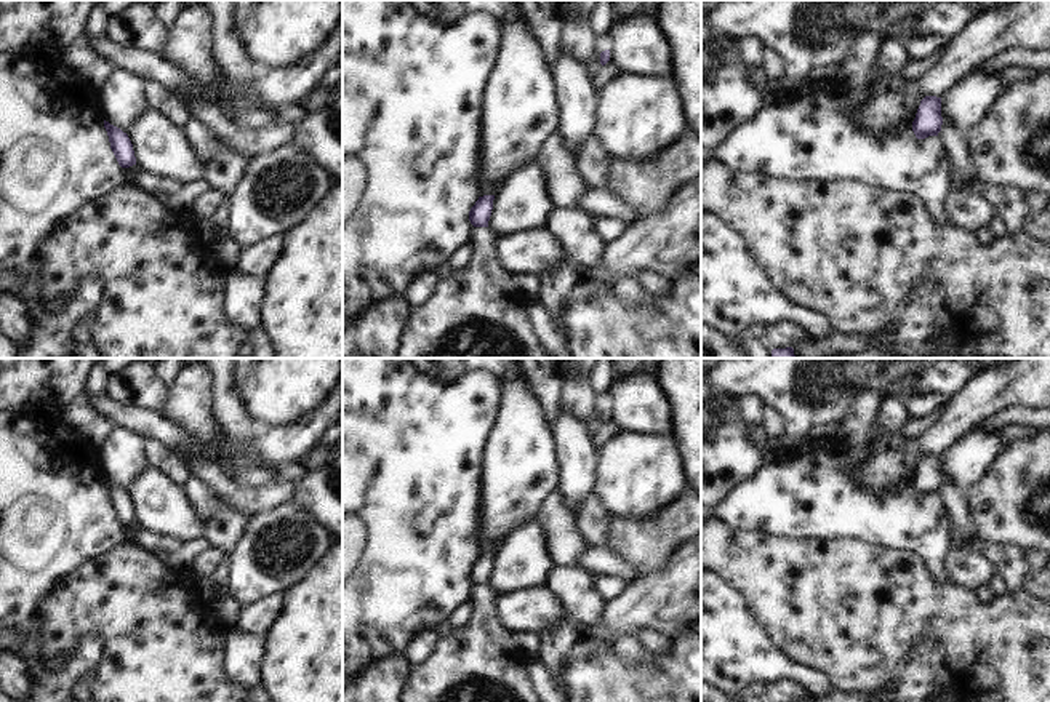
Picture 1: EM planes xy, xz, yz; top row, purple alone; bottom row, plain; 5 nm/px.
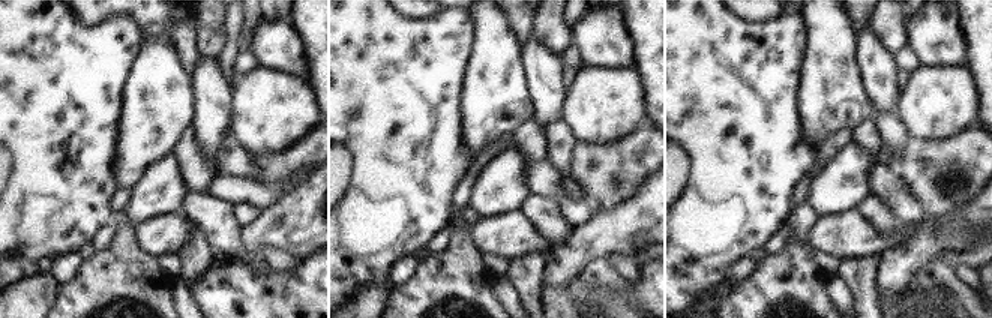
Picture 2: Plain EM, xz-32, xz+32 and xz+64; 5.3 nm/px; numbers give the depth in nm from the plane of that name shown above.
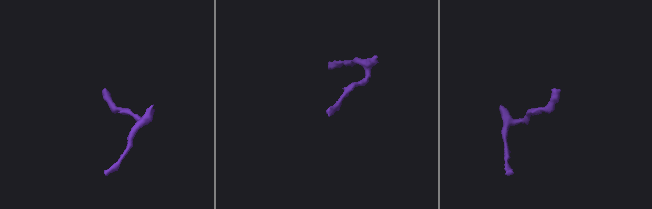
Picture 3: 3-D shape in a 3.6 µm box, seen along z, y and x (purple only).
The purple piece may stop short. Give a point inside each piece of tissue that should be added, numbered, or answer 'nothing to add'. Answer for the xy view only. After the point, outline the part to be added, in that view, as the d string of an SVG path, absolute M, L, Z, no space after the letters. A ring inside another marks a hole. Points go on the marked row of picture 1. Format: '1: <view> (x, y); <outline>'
nothing to add

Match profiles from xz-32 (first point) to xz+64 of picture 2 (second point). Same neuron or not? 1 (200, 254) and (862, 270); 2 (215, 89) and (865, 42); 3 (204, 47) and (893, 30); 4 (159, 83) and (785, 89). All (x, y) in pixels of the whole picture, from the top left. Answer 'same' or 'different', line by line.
1: same
2: same
3: same
4: different

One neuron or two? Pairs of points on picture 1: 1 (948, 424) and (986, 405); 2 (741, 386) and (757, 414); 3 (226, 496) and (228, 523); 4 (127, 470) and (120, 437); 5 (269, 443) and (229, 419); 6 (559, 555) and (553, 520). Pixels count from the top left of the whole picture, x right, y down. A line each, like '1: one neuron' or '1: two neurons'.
1: one neuron
2: two neurons
3: two neurons
4: one neuron
5: two neurons
6: one neuron

